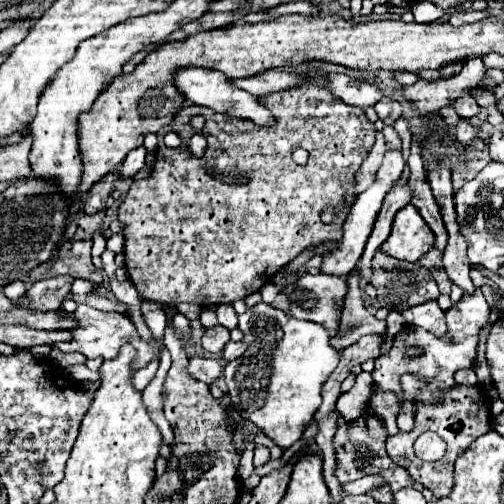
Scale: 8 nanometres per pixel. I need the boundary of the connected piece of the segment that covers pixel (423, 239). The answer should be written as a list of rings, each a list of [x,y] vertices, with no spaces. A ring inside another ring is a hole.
[[[408,204],[394,216],[392,232],[388,240],[380,246],[380,250],[404,262],[418,262],[418,258],[426,254],[432,246],[432,230],[424,222],[424,218],[420,218],[418,210],[412,204]]]

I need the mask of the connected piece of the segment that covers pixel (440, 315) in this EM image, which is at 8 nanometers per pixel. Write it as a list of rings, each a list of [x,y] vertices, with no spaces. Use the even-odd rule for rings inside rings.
[[[424,302],[420,306],[408,308],[402,312],[406,318],[406,324],[410,326],[420,326],[432,334],[440,334],[440,338],[444,338],[446,334],[446,322],[444,322],[444,312],[440,310],[438,302]]]

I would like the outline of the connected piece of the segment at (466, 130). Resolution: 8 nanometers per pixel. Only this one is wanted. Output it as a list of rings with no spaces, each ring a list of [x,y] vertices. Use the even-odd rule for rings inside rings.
[[[458,124],[458,140],[460,140],[460,144],[464,146],[464,148],[468,148],[470,146],[470,142],[472,142],[472,138],[474,138],[474,128],[470,126],[470,124]]]

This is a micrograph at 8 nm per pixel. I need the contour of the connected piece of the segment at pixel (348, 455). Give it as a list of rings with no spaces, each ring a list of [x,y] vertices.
[[[364,410],[362,416],[354,422],[354,424],[346,424],[344,418],[338,418],[338,430],[334,436],[334,450],[336,450],[336,460],[338,460],[338,468],[336,468],[336,478],[340,484],[346,484],[350,480],[358,480],[366,474],[382,474],[392,492],[402,490],[406,486],[412,486],[414,480],[410,478],[410,474],[404,468],[396,468],[394,470],[394,462],[388,458],[384,442],[386,442],[388,434],[386,434],[386,426],[380,418],[374,416],[372,410]]]

